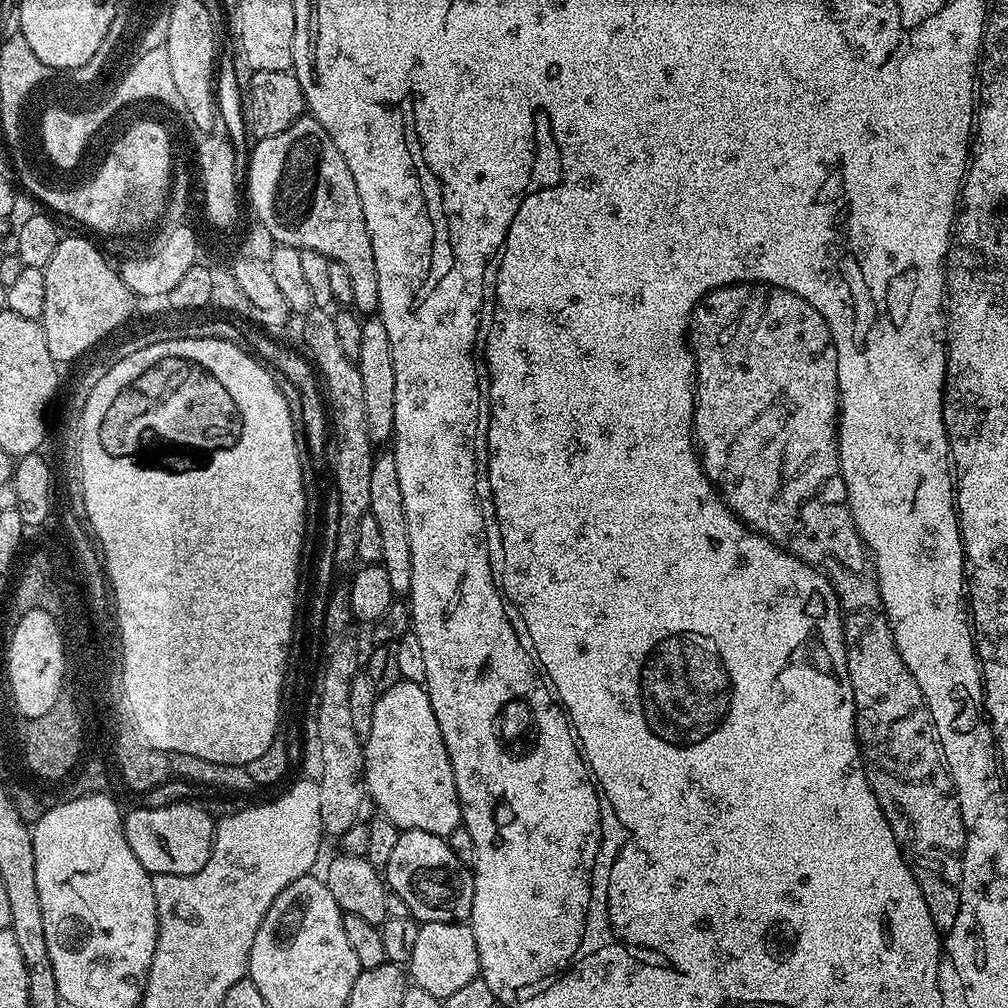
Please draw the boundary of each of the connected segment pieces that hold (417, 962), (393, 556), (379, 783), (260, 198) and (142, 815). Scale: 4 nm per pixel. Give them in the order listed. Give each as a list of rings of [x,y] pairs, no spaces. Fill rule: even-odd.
[[[464,922],[421,923],[410,971],[410,980],[415,987],[426,990],[426,994],[434,994],[442,1002],[462,986],[474,982],[480,976],[480,959],[478,942],[474,942],[471,927]]]
[[[380,450],[373,455],[370,466],[369,513],[378,521],[382,533],[382,558],[393,593],[411,593],[414,582],[414,558],[410,555],[410,526],[406,526],[406,506],[402,506],[402,486],[398,482],[398,462],[392,450]]]
[[[402,678],[377,695],[374,726],[370,726],[370,734],[363,741],[363,746],[362,783],[371,803],[373,800],[380,807],[379,815],[383,819],[401,830],[426,830],[426,834],[445,838],[455,828],[461,827],[454,770],[424,684]]]
[[[310,114],[293,122],[282,134],[274,134],[251,145],[252,161],[248,164],[248,196],[252,199],[255,219],[264,224],[276,244],[293,244],[295,248],[318,250],[329,260],[342,262],[350,273],[350,290],[354,290],[352,304],[360,314],[372,314],[379,309],[378,270],[374,270],[374,246],[370,246],[370,234],[366,230],[366,218],[362,214],[362,202],[354,186],[354,174],[346,166],[346,158],[334,146],[330,134]]]
[[[164,804],[161,808],[136,808],[124,816],[124,833],[134,858],[149,874],[189,876],[209,867],[212,859],[214,816],[196,804]]]

